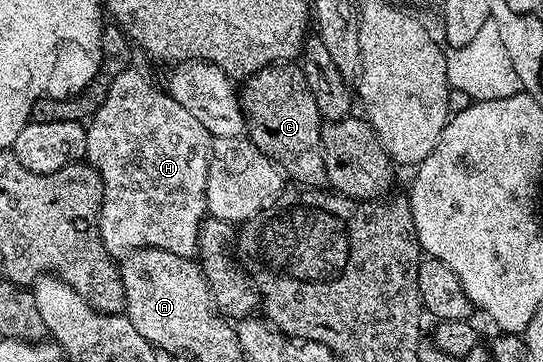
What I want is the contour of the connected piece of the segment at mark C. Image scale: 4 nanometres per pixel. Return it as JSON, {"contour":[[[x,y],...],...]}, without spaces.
{"contour":[[[298,62],[270,63],[265,69],[247,76],[241,83],[239,107],[243,111],[246,138],[257,149],[261,149],[261,153],[269,156],[288,180],[296,179],[299,182],[296,184],[307,189],[319,189],[327,183],[323,156],[325,120],[319,116],[317,101],[313,101],[313,89],[309,89],[309,81],[305,81],[305,73]]]}

